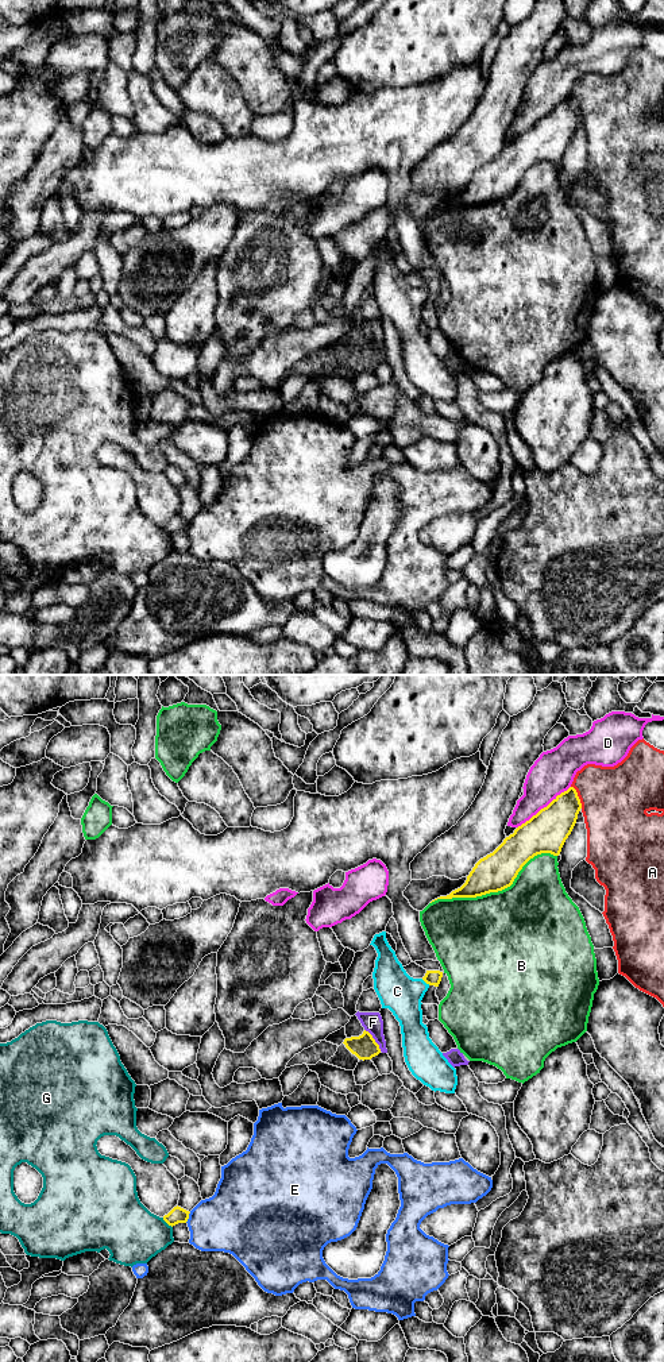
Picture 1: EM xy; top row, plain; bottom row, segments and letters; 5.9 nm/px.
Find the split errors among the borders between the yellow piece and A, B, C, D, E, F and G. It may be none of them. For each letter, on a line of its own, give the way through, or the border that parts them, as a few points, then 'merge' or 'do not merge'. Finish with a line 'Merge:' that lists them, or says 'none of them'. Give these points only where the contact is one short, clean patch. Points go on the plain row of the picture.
A: do not merge
B: do not merge
C: do not merge
D: do not merge
E: border along xy (190, 521), (185, 531); do not merge
F: border along xy (365, 338), (381, 359); do not merge
G: do not merge
Merge: none of them

